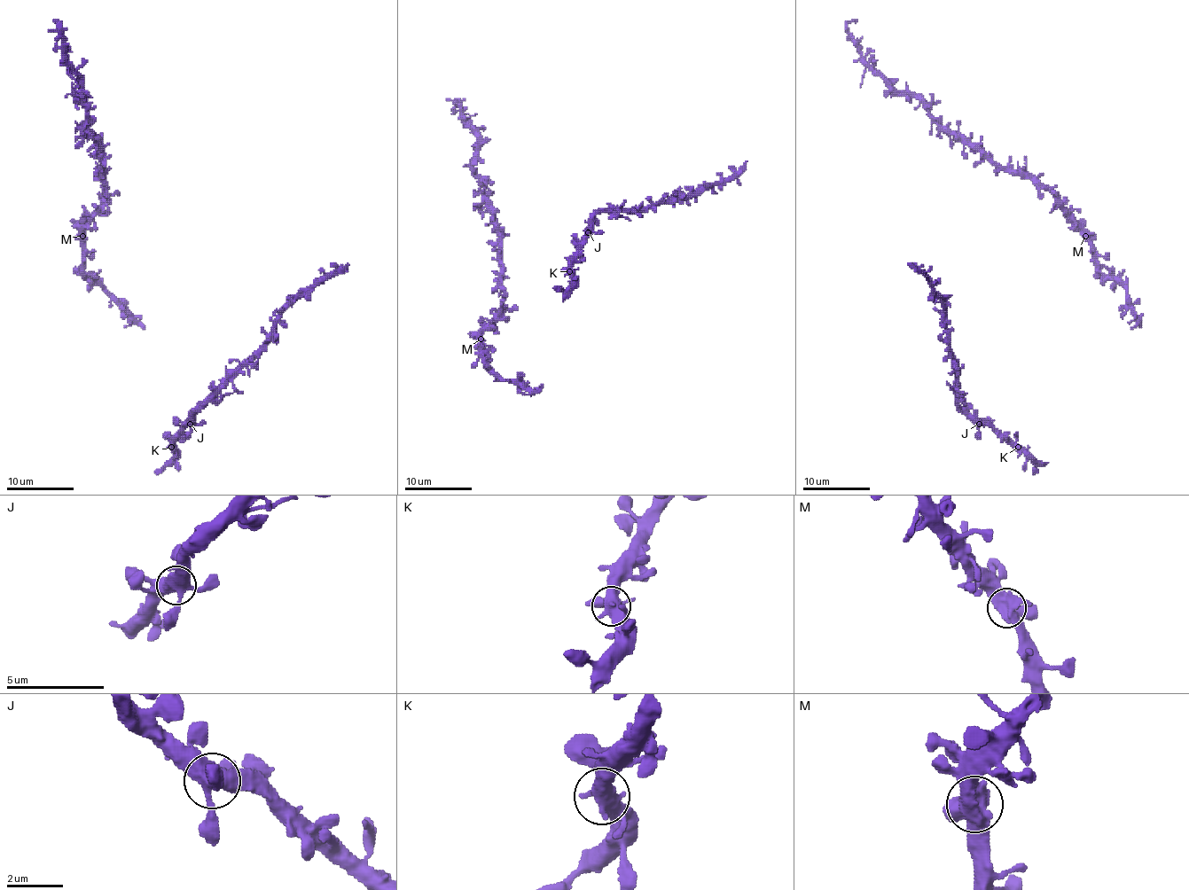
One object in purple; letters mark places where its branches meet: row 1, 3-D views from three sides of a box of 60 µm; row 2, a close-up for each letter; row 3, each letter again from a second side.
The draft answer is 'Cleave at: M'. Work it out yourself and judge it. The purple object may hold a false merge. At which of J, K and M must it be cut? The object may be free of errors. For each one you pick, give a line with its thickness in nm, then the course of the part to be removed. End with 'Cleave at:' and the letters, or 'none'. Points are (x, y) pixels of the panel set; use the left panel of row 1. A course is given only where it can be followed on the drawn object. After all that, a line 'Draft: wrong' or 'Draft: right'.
Cleave at: none
Draft: wrong

